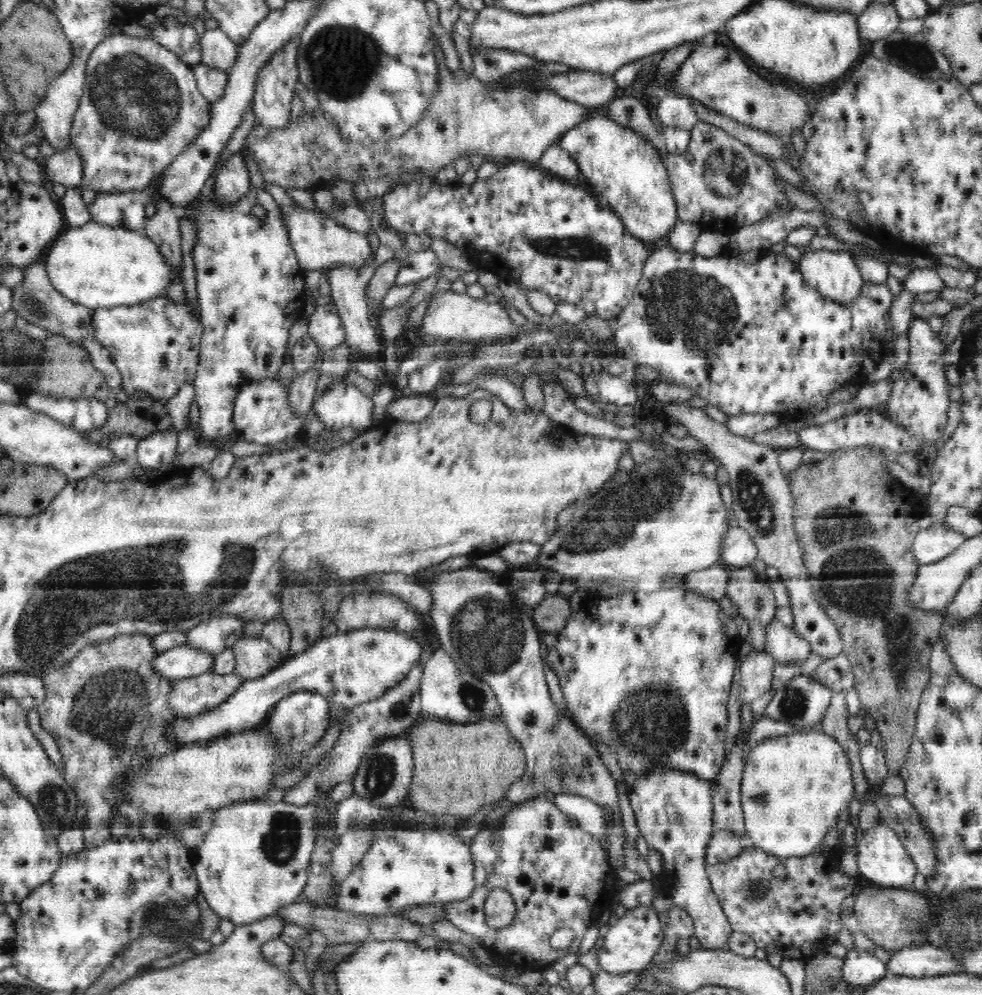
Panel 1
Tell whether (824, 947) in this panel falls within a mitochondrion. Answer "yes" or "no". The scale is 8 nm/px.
no

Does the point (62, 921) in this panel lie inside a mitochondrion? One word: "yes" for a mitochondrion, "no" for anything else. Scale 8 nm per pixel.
no

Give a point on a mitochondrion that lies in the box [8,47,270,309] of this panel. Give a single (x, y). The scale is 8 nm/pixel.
(135, 98)

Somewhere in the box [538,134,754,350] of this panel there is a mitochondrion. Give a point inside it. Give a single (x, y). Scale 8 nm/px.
(724, 175)

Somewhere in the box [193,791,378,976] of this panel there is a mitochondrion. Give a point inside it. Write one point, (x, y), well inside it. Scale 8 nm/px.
(281, 840)

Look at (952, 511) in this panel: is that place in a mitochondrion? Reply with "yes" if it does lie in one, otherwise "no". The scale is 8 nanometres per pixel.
no

